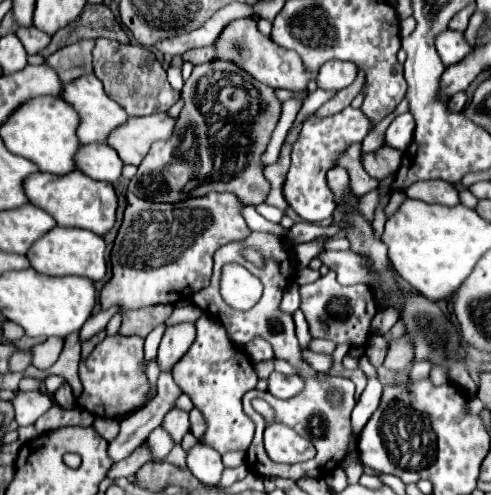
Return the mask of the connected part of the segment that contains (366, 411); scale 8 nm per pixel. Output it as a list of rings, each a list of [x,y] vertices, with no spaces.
[[[366,356],[360,358],[360,370],[364,370],[368,374],[368,386],[362,392],[362,396],[356,402],[356,408],[352,412],[352,430],[354,436],[358,436],[368,420],[368,416],[372,416],[372,412],[376,412],[378,404],[380,404],[380,396],[382,396],[382,384],[378,380],[376,368],[368,362]]]

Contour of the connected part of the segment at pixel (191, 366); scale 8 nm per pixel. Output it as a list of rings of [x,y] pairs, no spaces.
[[[202,314],[196,320],[196,340],[190,350],[176,362],[172,368],[176,384],[182,388],[186,396],[190,396],[192,404],[204,414],[208,422],[208,430],[204,434],[204,442],[216,448],[220,454],[224,452],[246,452],[252,436],[254,424],[242,410],[242,396],[252,390],[258,382],[256,372],[252,368],[252,360],[244,350],[238,350],[226,334],[226,328],[216,322],[214,316]]]

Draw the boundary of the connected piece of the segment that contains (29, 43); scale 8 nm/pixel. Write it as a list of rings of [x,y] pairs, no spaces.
[[[36,26],[32,28],[16,28],[16,36],[24,44],[28,54],[38,54],[42,48],[48,46],[50,36],[46,32],[40,32]]]

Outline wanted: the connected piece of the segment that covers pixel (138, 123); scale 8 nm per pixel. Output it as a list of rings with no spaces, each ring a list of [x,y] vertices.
[[[156,112],[142,118],[128,118],[116,132],[108,136],[108,144],[118,152],[124,164],[138,166],[148,154],[152,142],[166,140],[172,134],[176,118],[168,118],[164,112]]]

